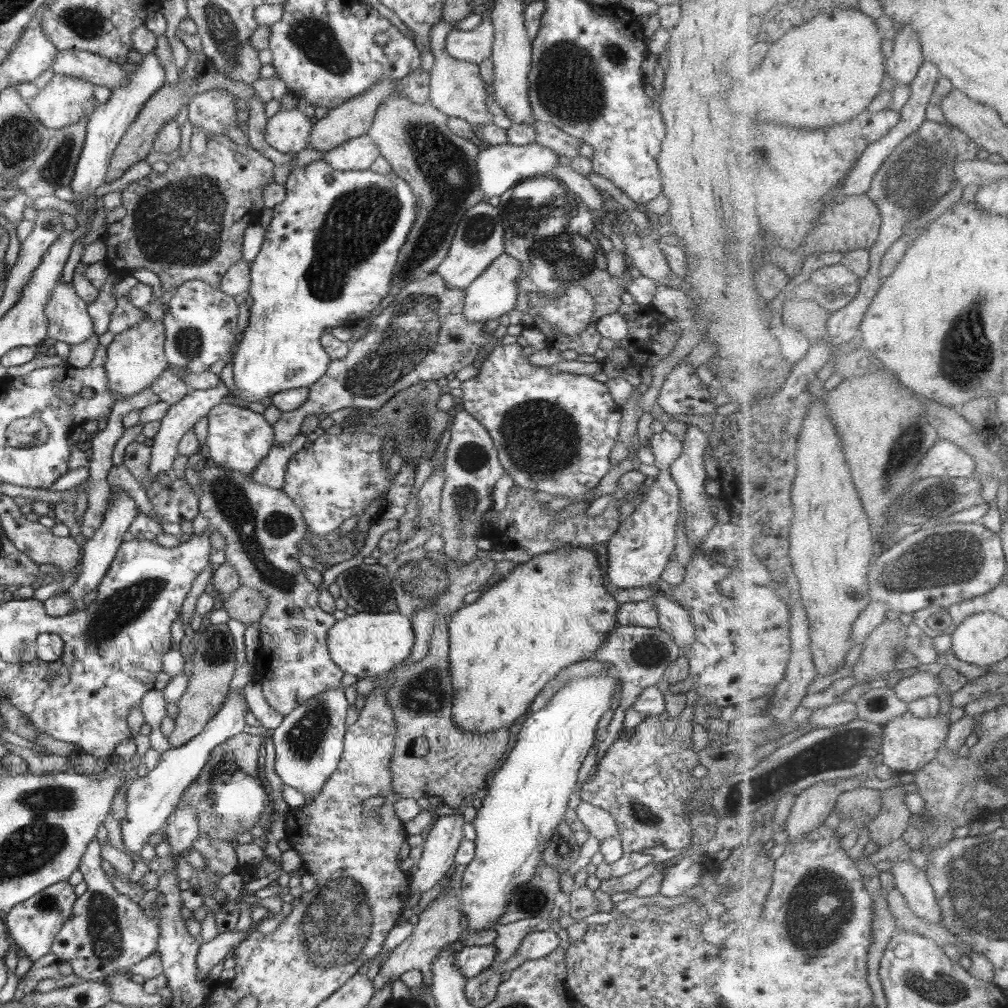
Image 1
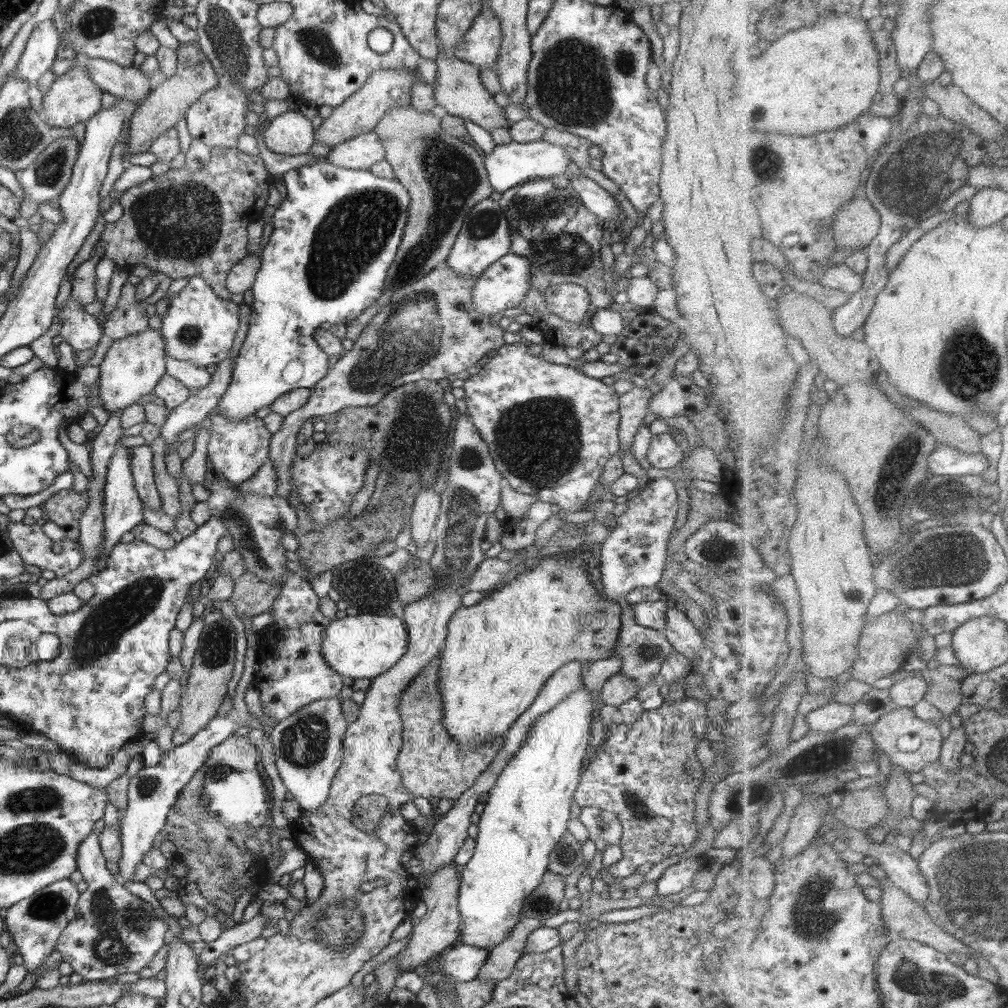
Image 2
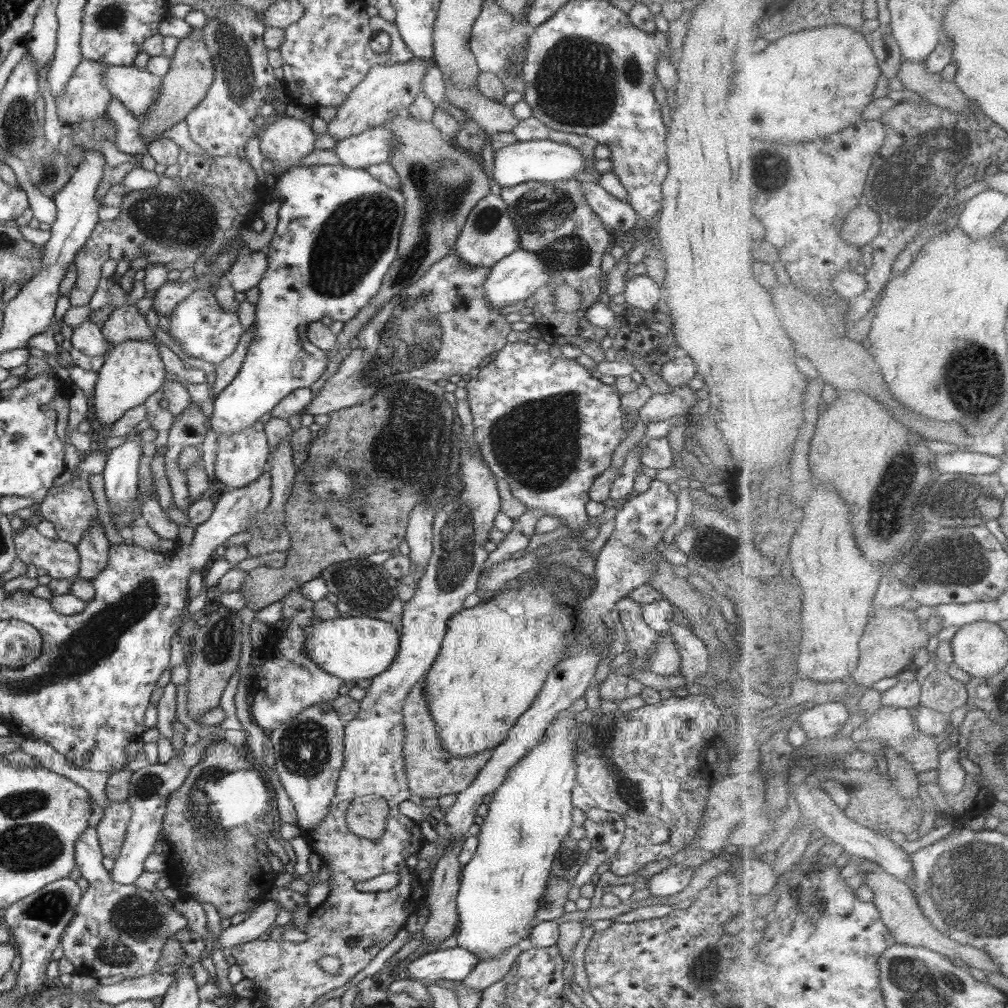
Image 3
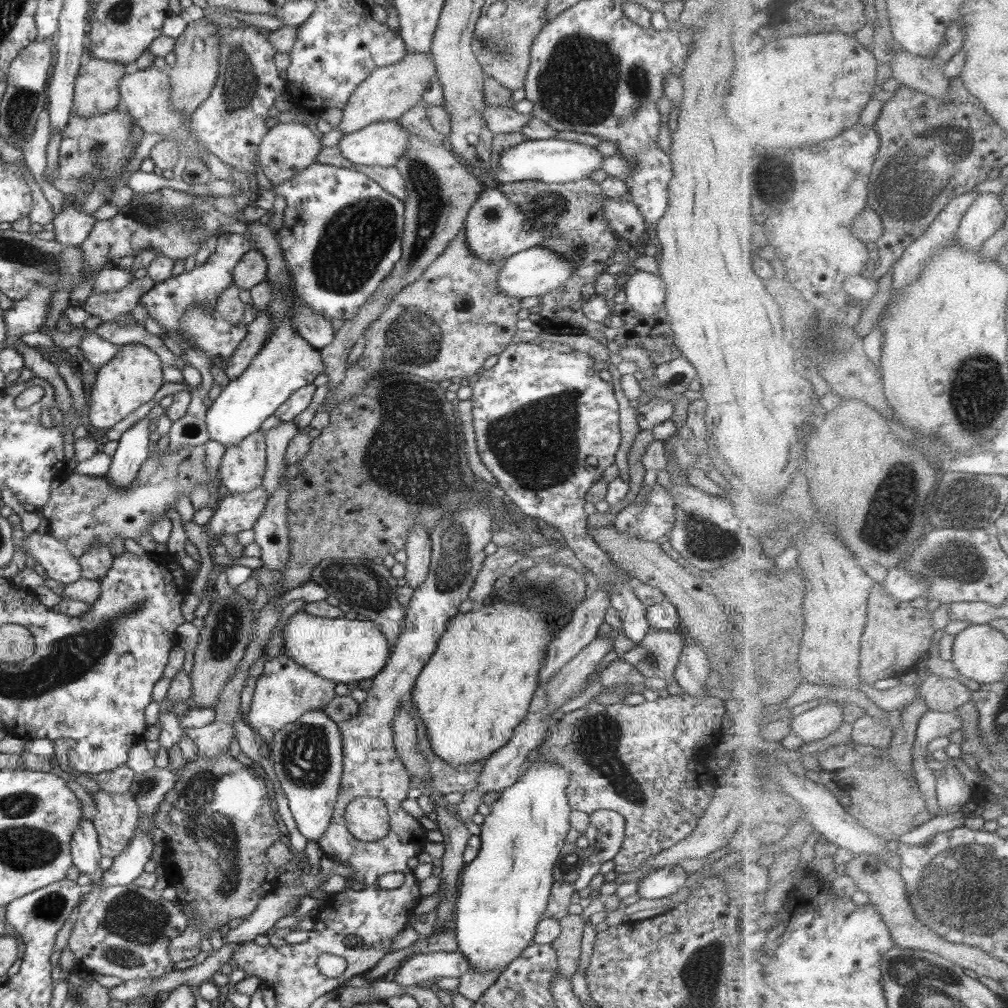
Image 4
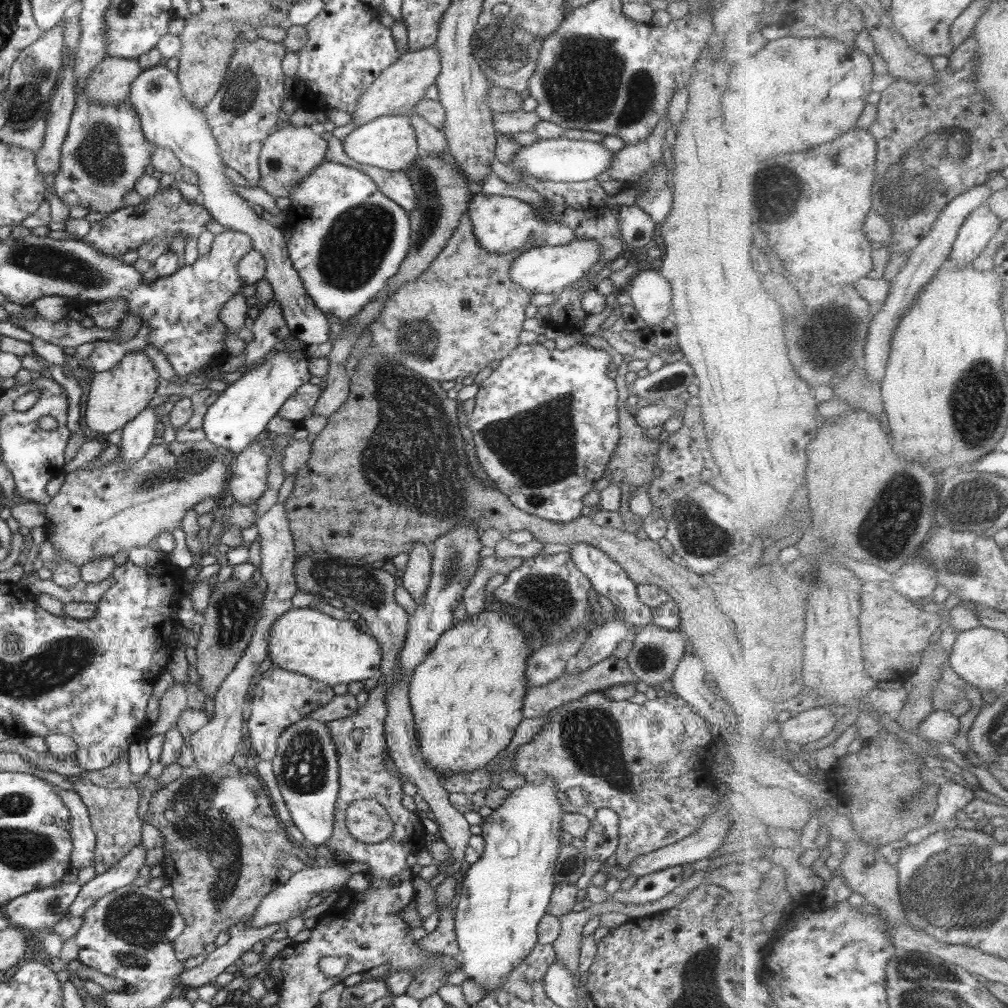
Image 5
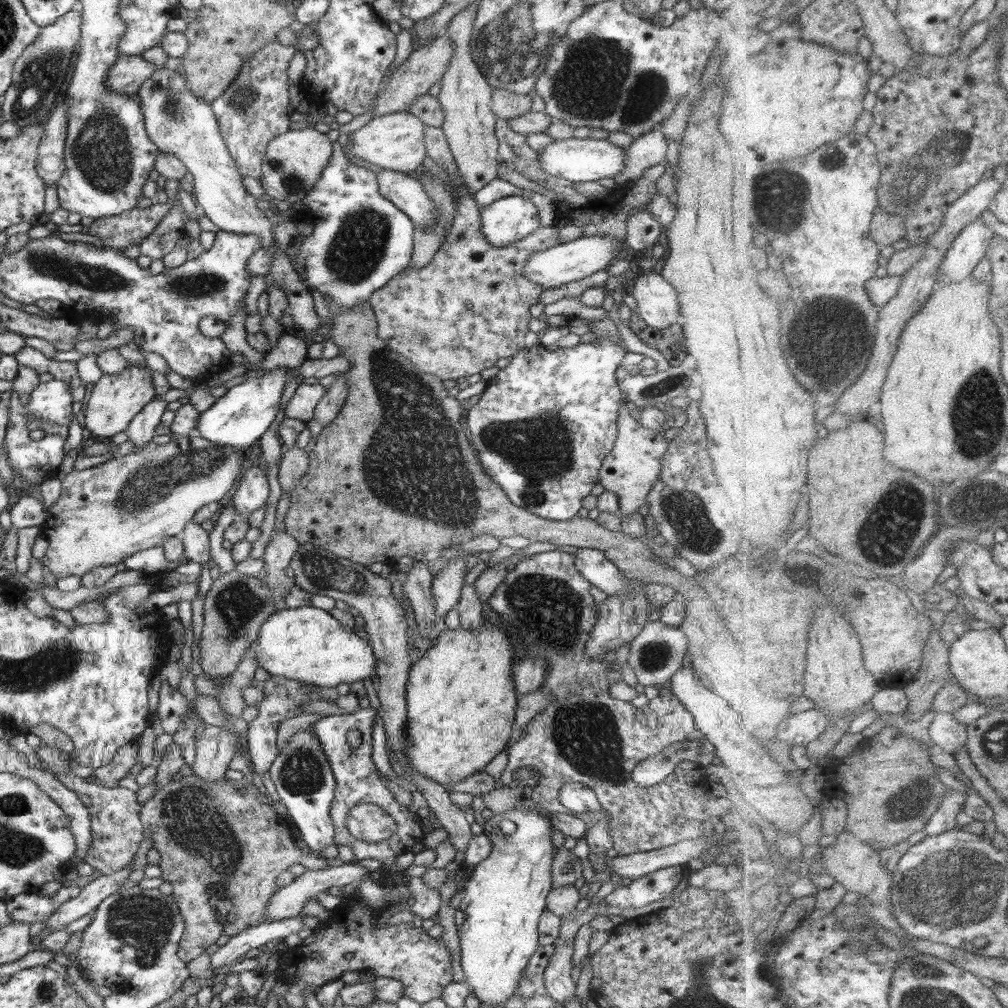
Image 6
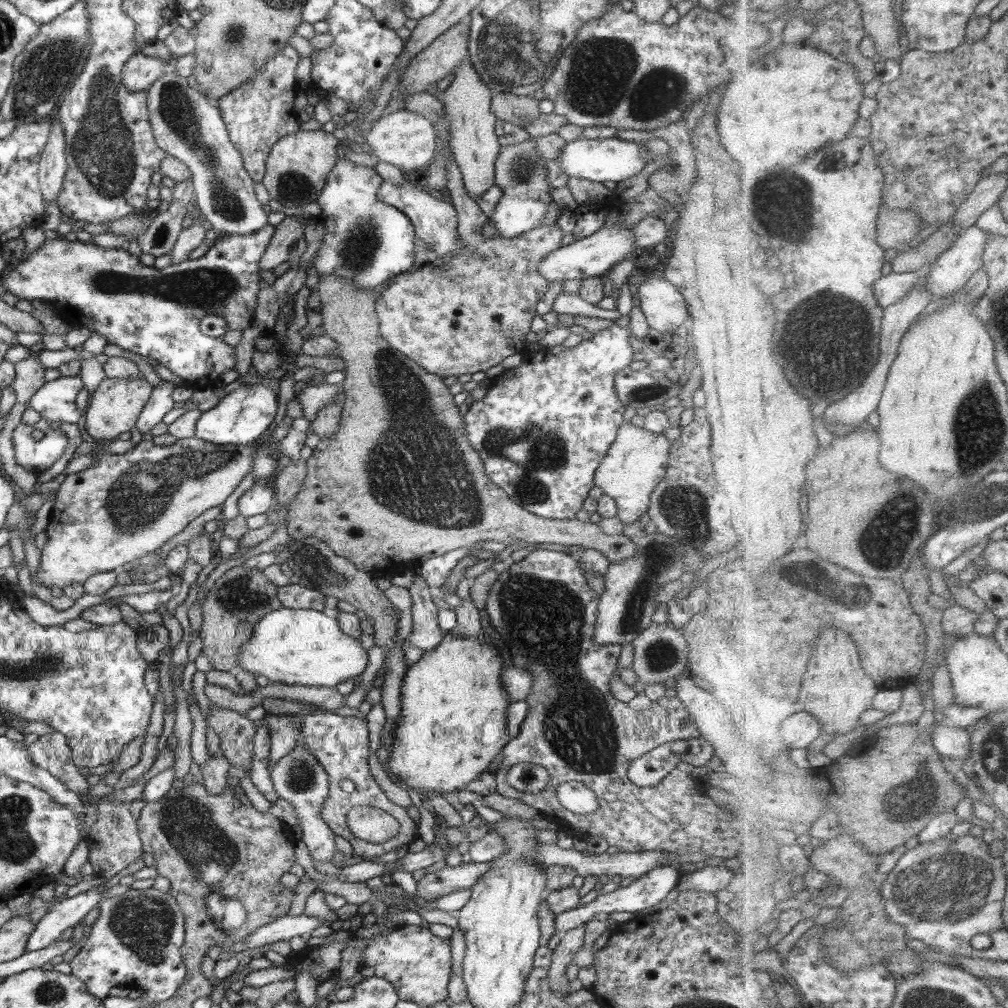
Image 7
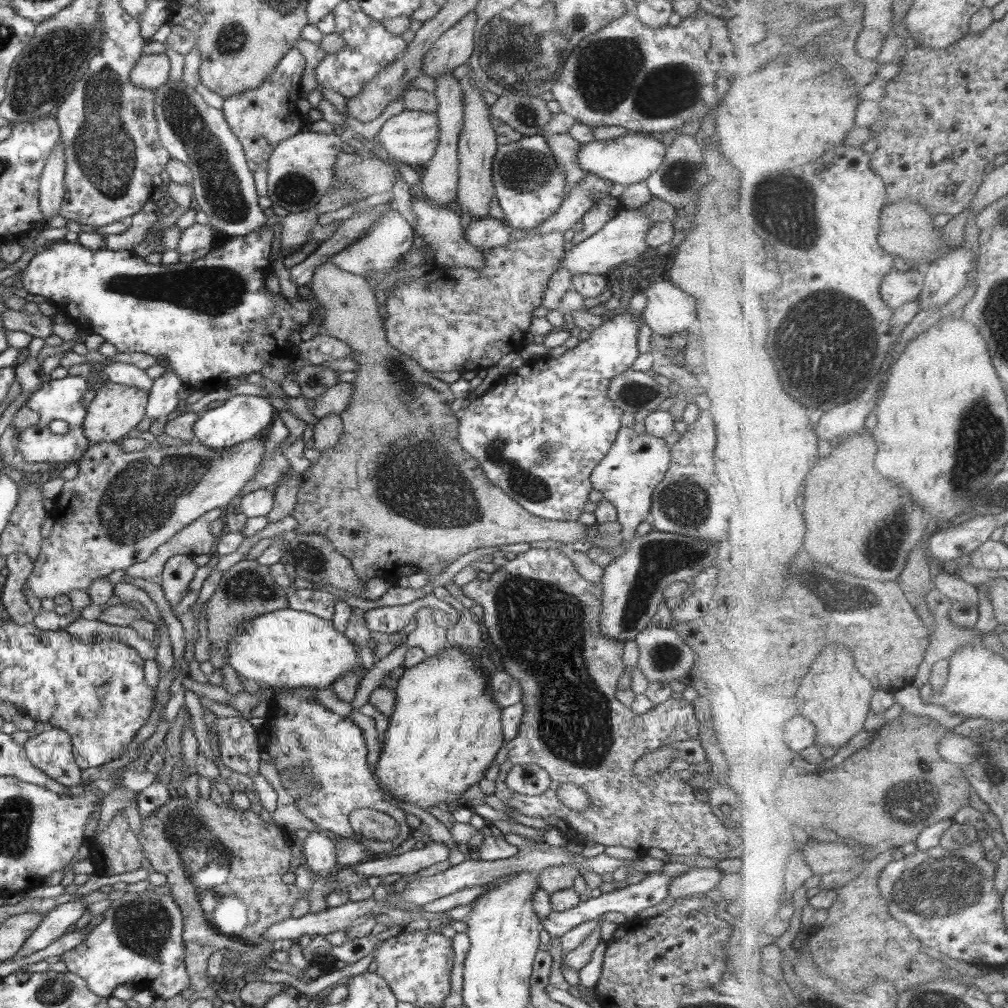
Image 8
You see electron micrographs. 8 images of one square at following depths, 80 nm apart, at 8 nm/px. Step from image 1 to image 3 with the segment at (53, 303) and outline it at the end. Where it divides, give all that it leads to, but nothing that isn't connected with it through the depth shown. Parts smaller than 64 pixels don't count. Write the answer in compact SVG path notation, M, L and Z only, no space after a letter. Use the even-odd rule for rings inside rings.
M90 318L72 329L72 346L88 356L105 357L112 348L112 343L104 338L100 325L92 323Z

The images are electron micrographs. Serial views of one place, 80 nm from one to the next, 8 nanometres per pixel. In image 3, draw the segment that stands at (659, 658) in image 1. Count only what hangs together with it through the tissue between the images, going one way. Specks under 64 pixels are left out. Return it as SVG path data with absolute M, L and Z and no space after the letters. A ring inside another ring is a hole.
M628 595L618 600L615 608L618 609L626 635L625 650L635 656L628 665L633 671L646 671L649 658L655 653L656 640L660 634L648 627L641 613L641 604Z

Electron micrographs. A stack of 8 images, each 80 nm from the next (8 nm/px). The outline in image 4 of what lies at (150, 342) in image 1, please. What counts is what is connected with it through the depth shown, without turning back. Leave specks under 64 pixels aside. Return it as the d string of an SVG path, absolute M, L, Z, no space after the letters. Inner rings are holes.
M143 344L120 345L118 354L96 371L96 380L90 390L90 424L98 430L109 430L118 422L122 422L128 414L138 410L142 404L153 400L154 394L165 382L162 379L161 358Z

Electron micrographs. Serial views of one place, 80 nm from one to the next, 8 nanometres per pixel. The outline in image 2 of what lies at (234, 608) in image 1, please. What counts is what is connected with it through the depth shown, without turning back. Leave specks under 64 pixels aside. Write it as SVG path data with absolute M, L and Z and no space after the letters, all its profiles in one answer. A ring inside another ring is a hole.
M245 573L235 580L232 596L228 600L233 601L236 605L238 616L242 613L245 617L254 618L254 616L264 614L271 608L274 601L279 597L279 592L280 587L276 583L266 582L257 579L254 574Z

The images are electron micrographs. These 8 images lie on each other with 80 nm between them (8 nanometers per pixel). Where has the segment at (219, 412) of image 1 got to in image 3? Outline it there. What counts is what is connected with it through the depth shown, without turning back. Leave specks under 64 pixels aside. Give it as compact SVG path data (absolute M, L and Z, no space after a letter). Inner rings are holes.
M260 421L234 434L218 434L218 454L215 462L215 482L229 490L244 488L255 482L268 470L268 457L271 455L265 425Z

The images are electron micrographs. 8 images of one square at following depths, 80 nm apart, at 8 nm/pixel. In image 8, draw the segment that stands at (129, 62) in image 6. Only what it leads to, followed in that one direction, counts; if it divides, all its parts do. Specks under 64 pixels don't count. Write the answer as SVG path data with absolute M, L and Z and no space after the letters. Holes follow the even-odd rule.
M166 54L143 55L130 73L130 82L138 88L156 90L169 80L170 58Z

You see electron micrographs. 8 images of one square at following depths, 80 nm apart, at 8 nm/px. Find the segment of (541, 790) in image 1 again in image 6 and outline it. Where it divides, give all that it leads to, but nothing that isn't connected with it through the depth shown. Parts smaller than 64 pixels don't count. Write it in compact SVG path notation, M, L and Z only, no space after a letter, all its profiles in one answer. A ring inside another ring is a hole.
M532 788L522 789L525 806L507 810L502 814L494 814L487 821L486 832L492 841L490 856L480 864L472 866L472 871L463 887L464 900L454 913L459 936L458 948L461 952L462 968L465 982L474 997L488 1007L500 1007L508 997L514 995L522 971L526 969L530 957L536 952L539 944L539 918L546 910L546 897L552 890L553 848L550 838L554 830L550 819L550 812L542 810L529 799Z

